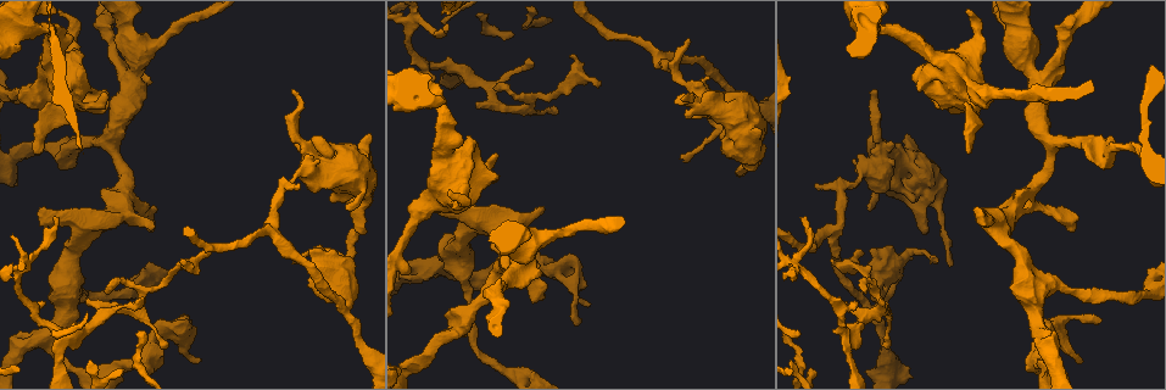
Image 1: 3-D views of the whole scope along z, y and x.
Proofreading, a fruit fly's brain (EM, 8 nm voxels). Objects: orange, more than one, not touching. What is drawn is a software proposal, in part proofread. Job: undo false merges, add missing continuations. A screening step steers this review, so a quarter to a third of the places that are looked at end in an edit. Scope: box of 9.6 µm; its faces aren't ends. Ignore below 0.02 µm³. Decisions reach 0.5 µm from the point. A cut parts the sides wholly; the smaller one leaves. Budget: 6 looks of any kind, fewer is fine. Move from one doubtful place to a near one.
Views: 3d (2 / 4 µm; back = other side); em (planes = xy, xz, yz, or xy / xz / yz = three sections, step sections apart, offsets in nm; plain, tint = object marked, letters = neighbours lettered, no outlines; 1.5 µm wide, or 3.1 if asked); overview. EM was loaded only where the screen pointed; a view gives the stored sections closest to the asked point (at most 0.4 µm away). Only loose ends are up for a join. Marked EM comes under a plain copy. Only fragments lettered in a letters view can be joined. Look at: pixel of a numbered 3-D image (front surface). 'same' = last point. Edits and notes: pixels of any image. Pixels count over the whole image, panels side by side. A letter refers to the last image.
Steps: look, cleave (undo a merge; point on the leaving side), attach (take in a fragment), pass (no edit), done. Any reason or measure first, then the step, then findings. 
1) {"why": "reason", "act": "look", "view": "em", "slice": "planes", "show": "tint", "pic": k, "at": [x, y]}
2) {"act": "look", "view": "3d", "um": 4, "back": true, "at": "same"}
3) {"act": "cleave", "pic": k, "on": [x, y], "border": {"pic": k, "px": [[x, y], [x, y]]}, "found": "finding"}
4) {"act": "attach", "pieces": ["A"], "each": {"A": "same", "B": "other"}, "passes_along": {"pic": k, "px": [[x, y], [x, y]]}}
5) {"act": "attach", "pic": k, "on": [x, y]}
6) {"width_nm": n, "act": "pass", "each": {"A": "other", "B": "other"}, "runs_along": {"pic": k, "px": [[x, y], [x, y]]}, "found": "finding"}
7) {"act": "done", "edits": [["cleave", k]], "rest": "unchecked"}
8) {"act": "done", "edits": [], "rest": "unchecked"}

{"why": "branch stops here", "act": "look", "view": "3d", "um": 4, "pic": 1, "at": [740, 177]}

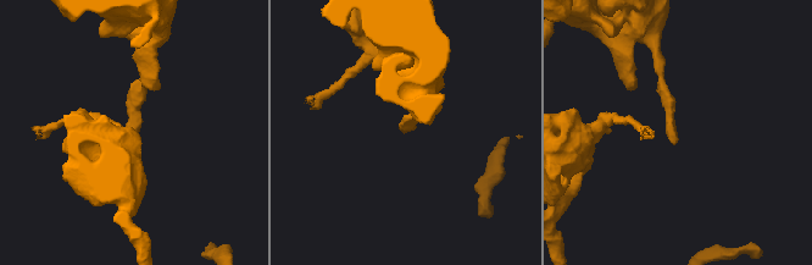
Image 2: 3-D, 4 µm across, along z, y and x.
{"why": "shape alone is not enough", "act": "look", "view": "em", "slice": "planes", "show": "tint", "pic": 2, "at": [402, 131]}

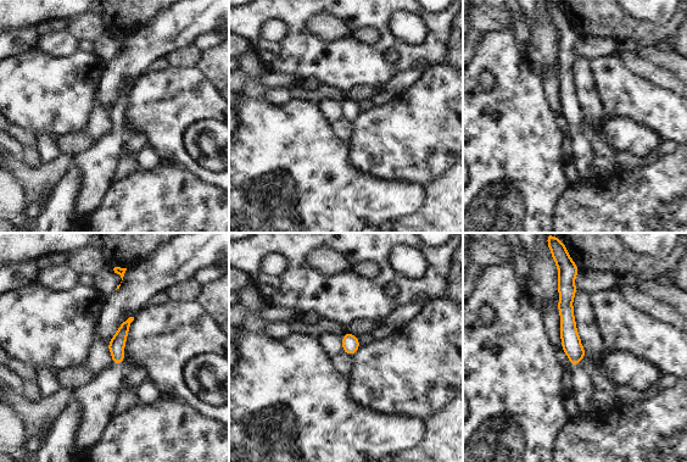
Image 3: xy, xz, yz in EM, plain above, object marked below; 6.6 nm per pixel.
{"why": "see the neighbours", "act": "look", "view": "em", "slice": "planes", "show": "letters", "at": "same"}

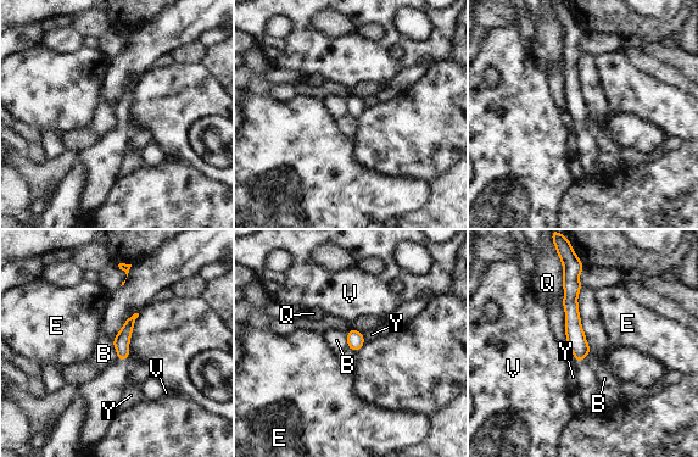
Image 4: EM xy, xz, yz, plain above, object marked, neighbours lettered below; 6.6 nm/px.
{"act": "pass", "each": {"B": "other", "E": "other", "Q": "other", "V": "other", "Y": "other"}, "runs_along": {"pic": 4, "px": [[571, 274], [573, 329], [581, 357]]}, "found": "no lettered fragment goes on from it"}

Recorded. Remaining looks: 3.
{"why": "an open end", "act": "look", "view": "3d", "um": 2, "pic": 1, "at": [312, 280]}

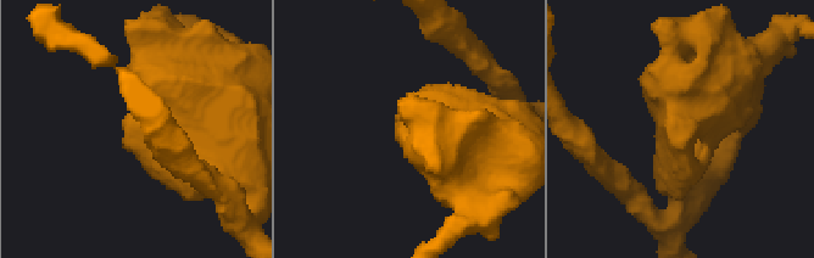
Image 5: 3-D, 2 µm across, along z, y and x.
{"act": "look", "view": "em", "slice": "planes", "show": "tint", "pic": 5, "at": [711, 117]}

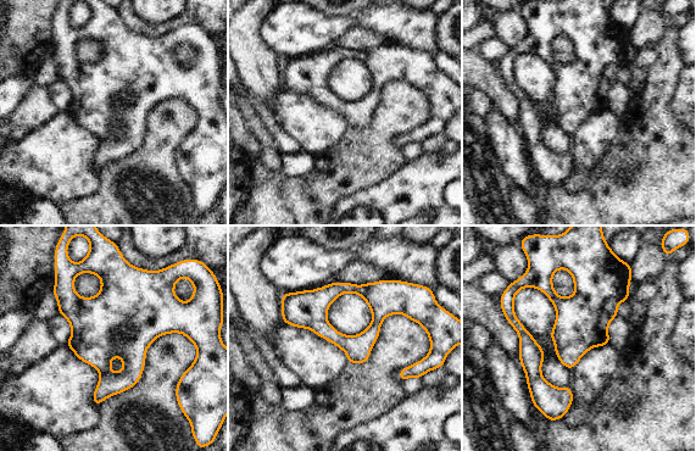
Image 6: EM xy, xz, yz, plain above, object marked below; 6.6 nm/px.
{"why": "what lies round it", "act": "look", "view": "em", "slice": "planes", "show": "letters", "at": "same"}

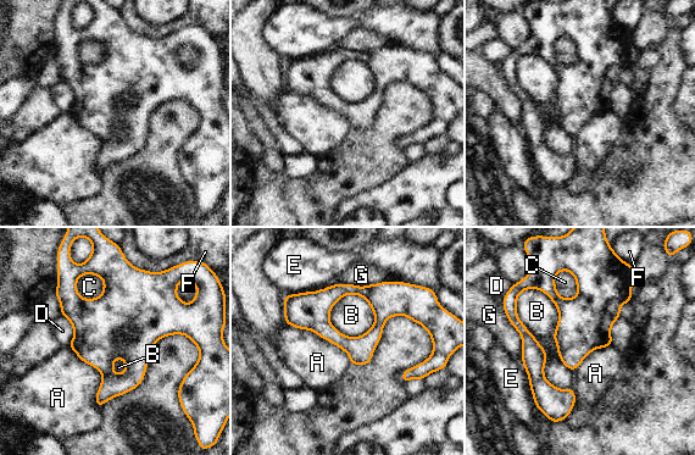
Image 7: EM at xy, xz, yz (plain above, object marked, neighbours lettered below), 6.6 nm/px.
{"act": "pass", "each": {"A": "other", "B": "other", "C": "other", "D": "other", "E": "other", "F": "other", "G": "other"}, "runs_along": {"pic": 7, "px": [[287, 309], [356, 289], [412, 316]]}, "found": "none of them fits"}

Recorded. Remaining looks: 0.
{"act": "done", "edits": [], "rest": "unchecked"}

